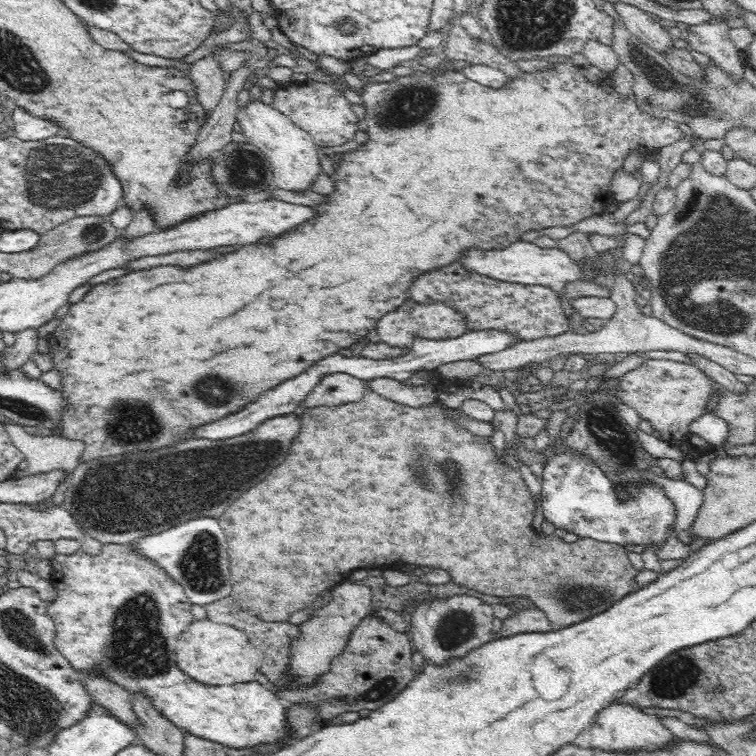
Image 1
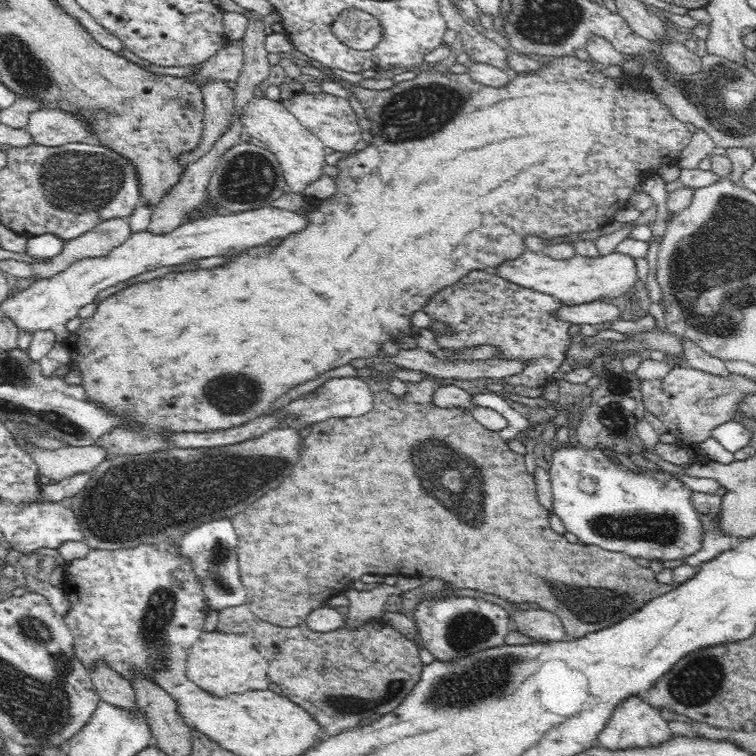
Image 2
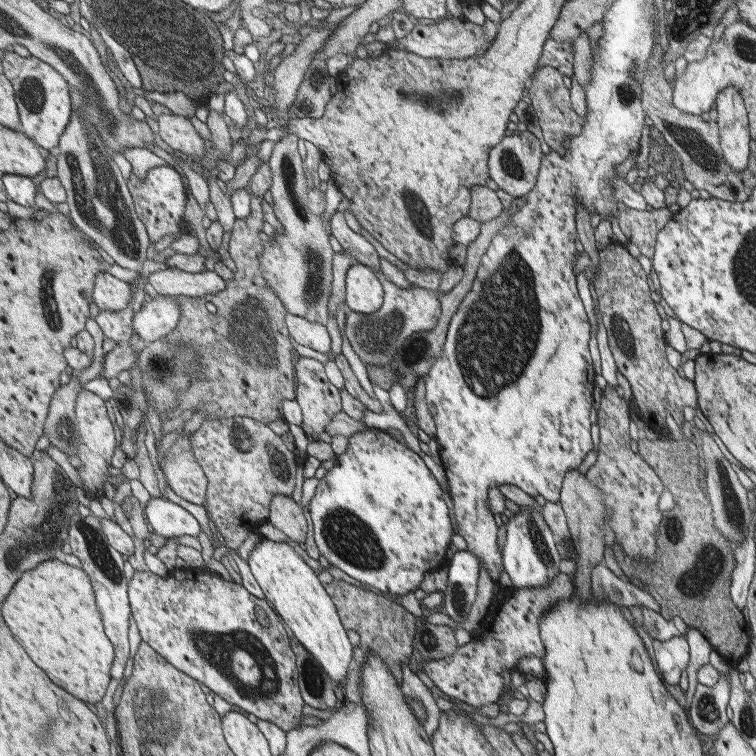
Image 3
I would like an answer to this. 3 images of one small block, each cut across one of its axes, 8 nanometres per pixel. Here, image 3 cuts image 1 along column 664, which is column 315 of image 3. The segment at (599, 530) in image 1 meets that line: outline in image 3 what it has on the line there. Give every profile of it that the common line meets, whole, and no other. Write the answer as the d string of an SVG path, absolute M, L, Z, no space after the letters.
M375 428L358 431L348 438L346 449L337 456L335 466L319 480L310 501L314 540L322 556L332 566L360 583L391 594L414 592L419 588L423 574L441 568L446 560L453 532L450 514L447 514L449 508L441 498L443 492L416 451L411 452L405 444L387 436L387 432Z

